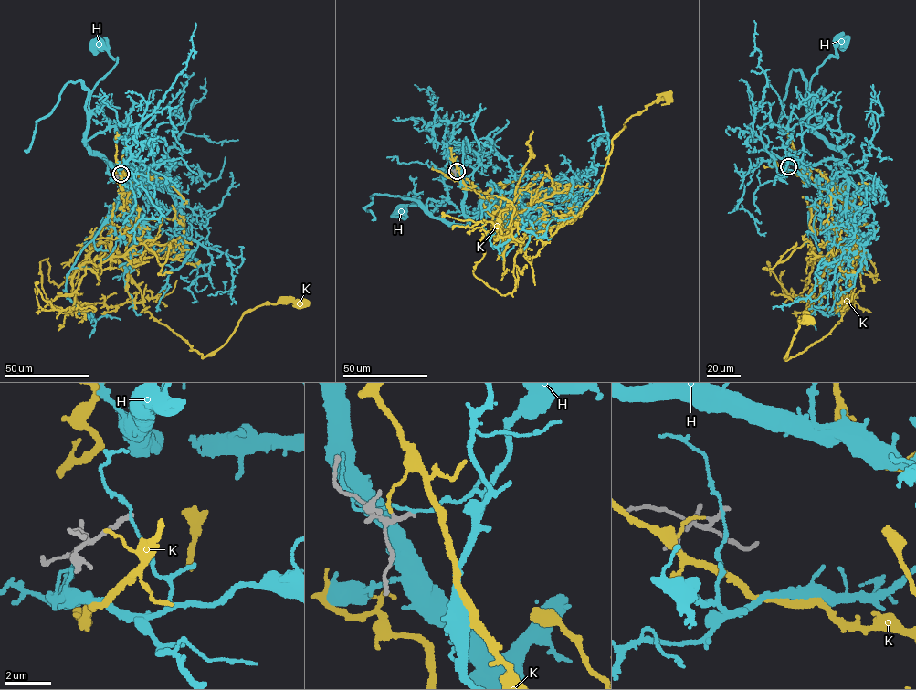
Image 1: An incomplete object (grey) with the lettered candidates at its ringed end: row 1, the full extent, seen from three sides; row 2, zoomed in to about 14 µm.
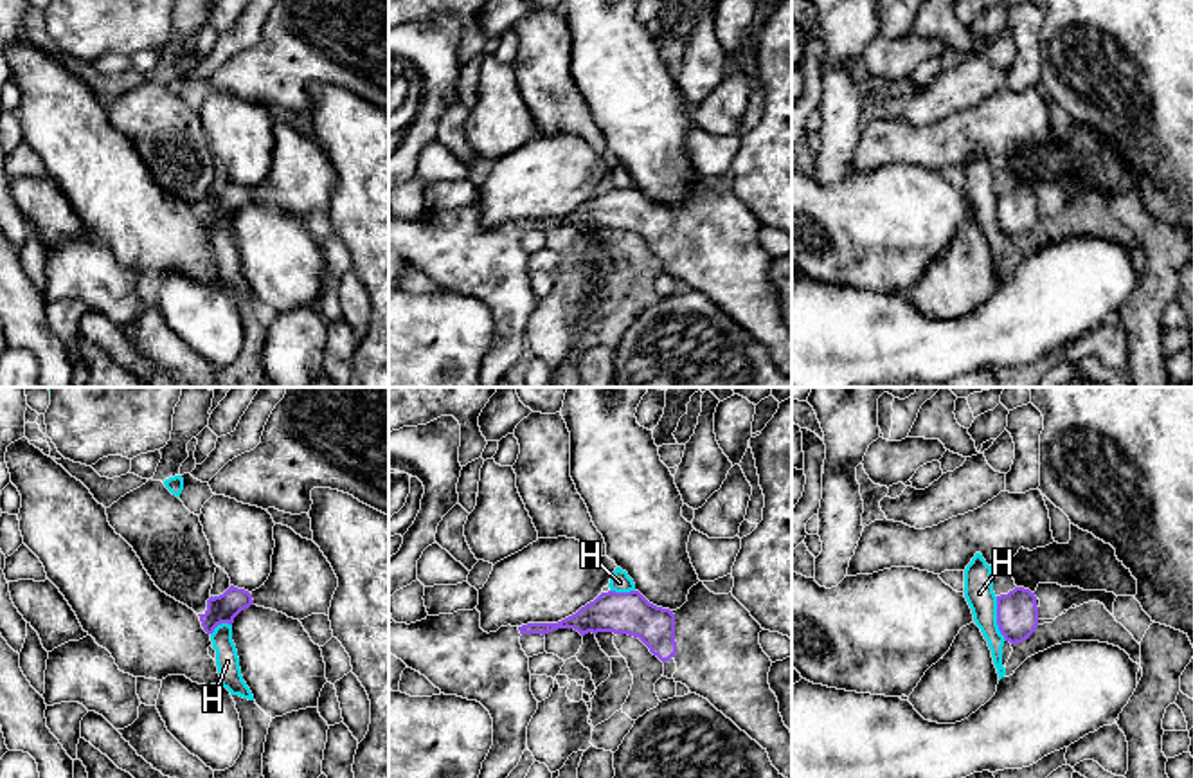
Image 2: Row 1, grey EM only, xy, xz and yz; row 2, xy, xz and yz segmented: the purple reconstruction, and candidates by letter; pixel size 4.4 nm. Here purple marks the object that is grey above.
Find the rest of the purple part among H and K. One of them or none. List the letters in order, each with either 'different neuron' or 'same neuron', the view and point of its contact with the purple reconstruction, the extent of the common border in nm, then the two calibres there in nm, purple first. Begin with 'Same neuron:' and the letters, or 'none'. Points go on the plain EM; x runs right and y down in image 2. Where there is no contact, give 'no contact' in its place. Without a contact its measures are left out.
Same neuron: none
H: different neuron; meets purple in yz at (997, 215); contact 200 nm long; 190 nm thick on the purple side, 130 nm on the other
K: different neuron; no contact

